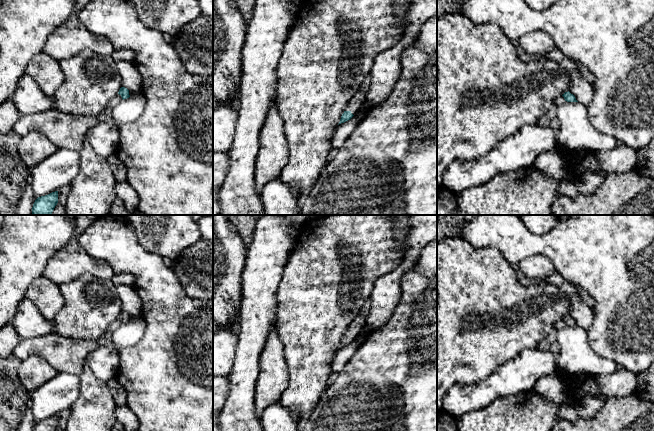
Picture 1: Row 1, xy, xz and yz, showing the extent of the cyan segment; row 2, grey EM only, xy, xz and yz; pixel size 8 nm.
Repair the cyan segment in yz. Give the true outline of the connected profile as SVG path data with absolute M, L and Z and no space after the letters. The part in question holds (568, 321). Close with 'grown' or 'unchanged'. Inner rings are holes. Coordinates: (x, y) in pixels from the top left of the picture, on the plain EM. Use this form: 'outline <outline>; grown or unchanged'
outline M569 315L565 316L562 320L559 320L555 324L556 330L563 328L565 325L567 326L578 326L573 318Z; grown

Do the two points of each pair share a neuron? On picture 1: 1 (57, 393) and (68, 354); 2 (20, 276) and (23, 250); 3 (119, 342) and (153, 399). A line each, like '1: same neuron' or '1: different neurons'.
1: different neurons
2: same neuron
3: different neurons

